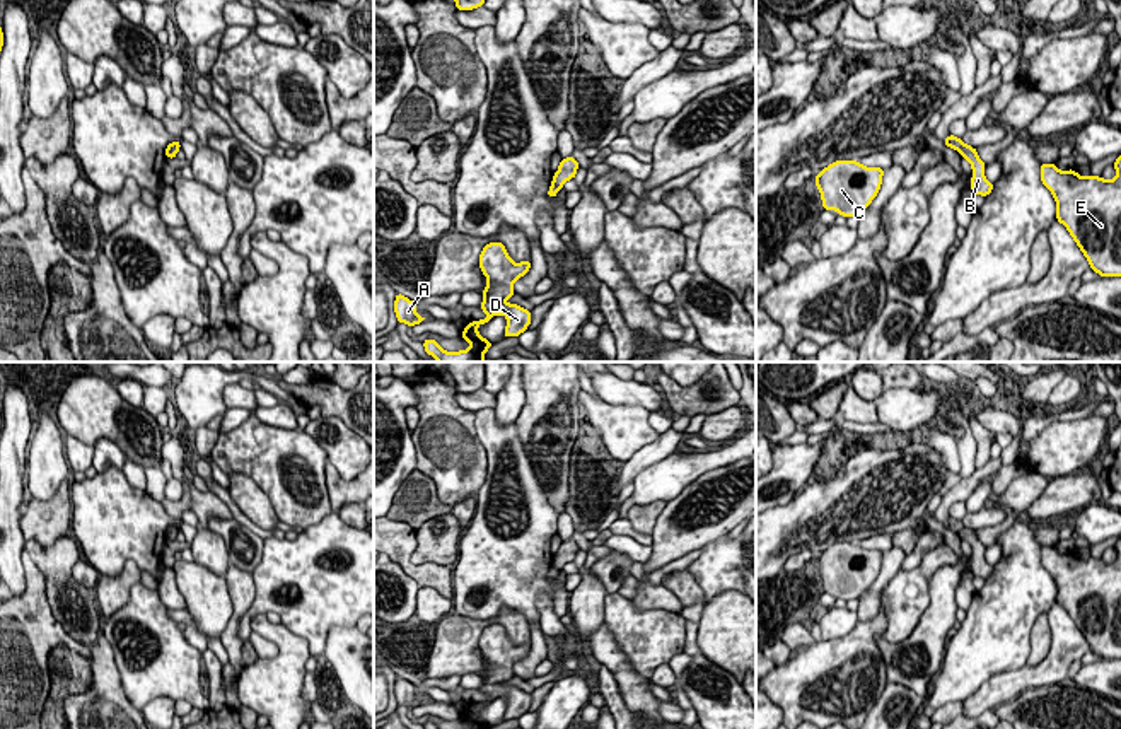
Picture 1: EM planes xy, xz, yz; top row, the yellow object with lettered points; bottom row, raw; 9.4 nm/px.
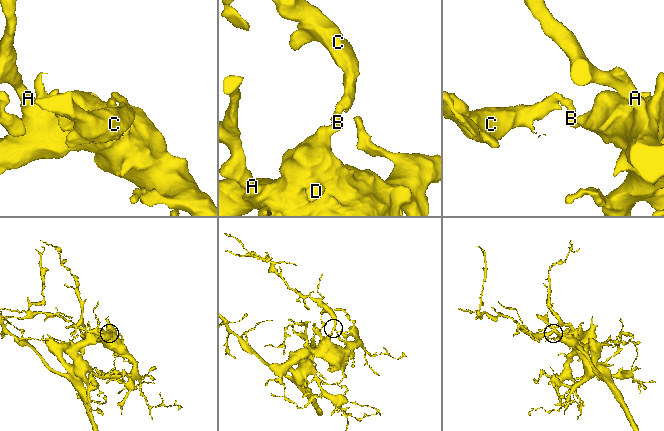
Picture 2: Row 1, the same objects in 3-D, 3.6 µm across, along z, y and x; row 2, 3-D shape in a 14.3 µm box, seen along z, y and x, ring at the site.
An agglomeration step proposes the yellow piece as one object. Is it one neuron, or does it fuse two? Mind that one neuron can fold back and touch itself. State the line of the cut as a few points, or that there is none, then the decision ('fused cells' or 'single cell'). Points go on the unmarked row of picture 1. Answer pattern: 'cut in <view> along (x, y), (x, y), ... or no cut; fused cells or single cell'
cut in yz along (964, 526), (959, 533); fused cells

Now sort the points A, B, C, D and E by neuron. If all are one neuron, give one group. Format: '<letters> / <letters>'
A B D E / C

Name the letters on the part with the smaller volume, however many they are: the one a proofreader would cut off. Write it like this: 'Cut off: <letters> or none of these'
Cut off: C

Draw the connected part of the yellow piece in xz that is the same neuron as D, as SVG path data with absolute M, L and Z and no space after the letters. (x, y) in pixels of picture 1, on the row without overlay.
M490 625L483 630L479 637L479 650L488 661L486 671L483 676L481 693L488 697L486 702L469 703L466 712L461 715L464 722L471 726L471 729L493 729L488 722L485 722L478 715L479 707L490 705L493 698L505 697L507 710L503 720L519 719L531 707L531 693L517 686L505 686L503 683L512 679L514 664L524 657L527 657L531 650L531 642L522 645L514 645L502 625Z

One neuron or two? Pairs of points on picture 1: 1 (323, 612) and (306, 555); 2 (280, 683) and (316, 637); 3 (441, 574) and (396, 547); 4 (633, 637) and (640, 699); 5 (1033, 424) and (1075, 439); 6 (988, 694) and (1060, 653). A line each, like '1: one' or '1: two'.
1: one
2: two
3: one
4: two
5: two
6: one

